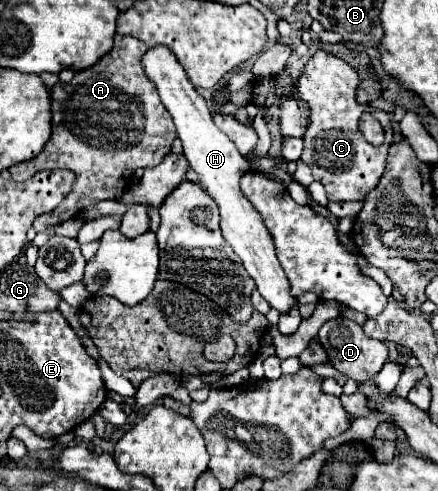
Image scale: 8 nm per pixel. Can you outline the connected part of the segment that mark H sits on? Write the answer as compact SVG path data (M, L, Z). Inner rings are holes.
M167 47L149 49L147 55L143 57L143 65L145 65L147 77L157 85L163 105L167 107L167 111L171 113L175 121L179 139L183 143L183 155L187 157L191 169L199 175L199 185L219 205L221 229L223 229L225 241L241 257L245 269L255 279L257 291L263 295L263 299L279 313L289 313L297 301L289 291L289 281L281 269L281 263L277 261L271 237L267 229L263 227L259 213L251 207L251 203L239 191L239 179L243 177L243 171L249 169L249 161L237 151L235 143L231 143L231 139L215 127L211 113L205 105L205 99L197 93L195 87L191 87L183 67L179 67L179 61L175 59L175 55L171 55L171 51L167 51Z

